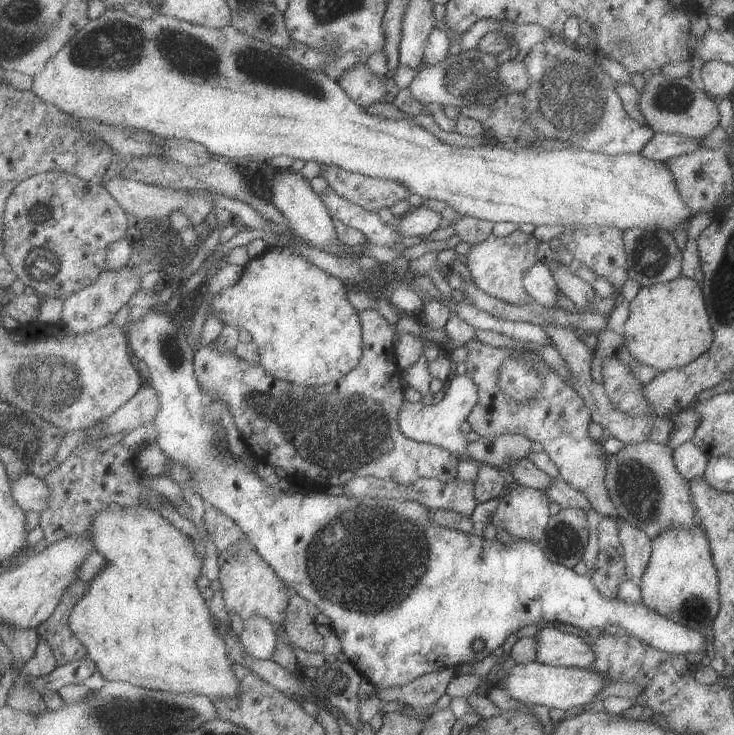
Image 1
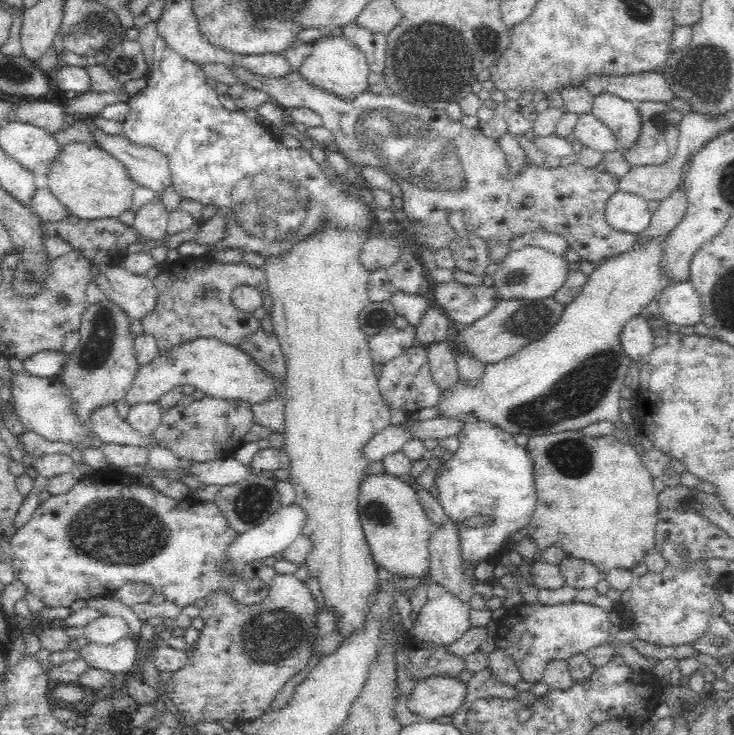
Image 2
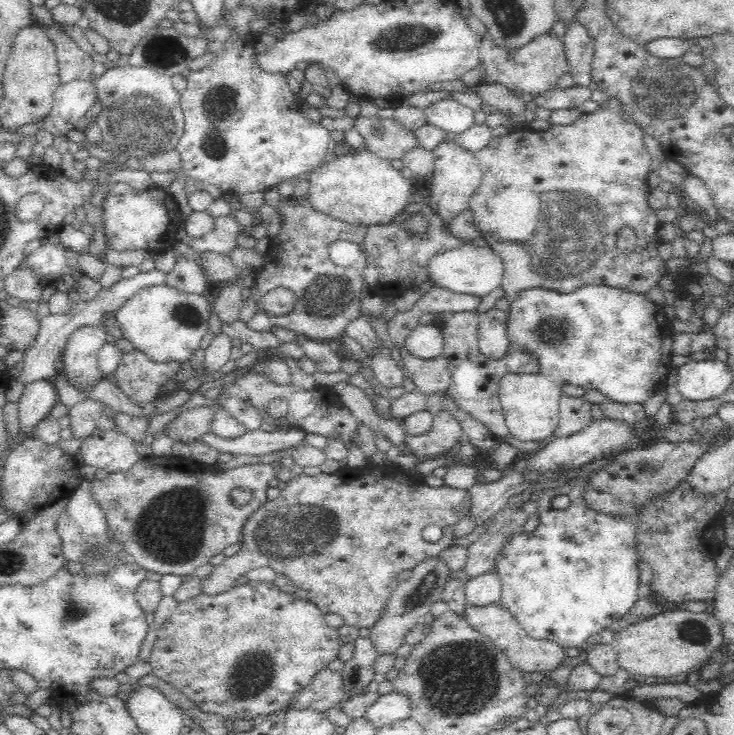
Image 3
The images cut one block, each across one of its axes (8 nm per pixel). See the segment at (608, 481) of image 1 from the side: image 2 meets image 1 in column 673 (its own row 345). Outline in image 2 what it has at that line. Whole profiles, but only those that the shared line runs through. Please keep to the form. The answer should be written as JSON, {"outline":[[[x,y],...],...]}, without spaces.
{"outline":[[[554,297],[536,300],[502,299],[487,316],[484,316],[484,319],[478,320],[471,326],[461,327],[459,333],[461,348],[471,352],[482,363],[500,362],[547,334],[560,321],[564,308],[565,305],[556,302]]]}

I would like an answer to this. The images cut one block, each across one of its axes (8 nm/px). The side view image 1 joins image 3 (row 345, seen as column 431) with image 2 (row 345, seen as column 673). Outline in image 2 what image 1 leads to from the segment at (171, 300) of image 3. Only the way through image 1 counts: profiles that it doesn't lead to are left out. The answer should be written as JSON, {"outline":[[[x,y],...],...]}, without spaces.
{"outline":[[[212,338],[194,340],[172,350],[168,355],[158,355],[150,364],[140,367],[130,390],[124,396],[124,405],[132,407],[143,403],[157,403],[162,394],[174,386],[194,386],[208,397],[236,400],[251,406],[273,399],[285,399],[285,380],[275,378],[268,370],[240,347],[224,344]]]}

